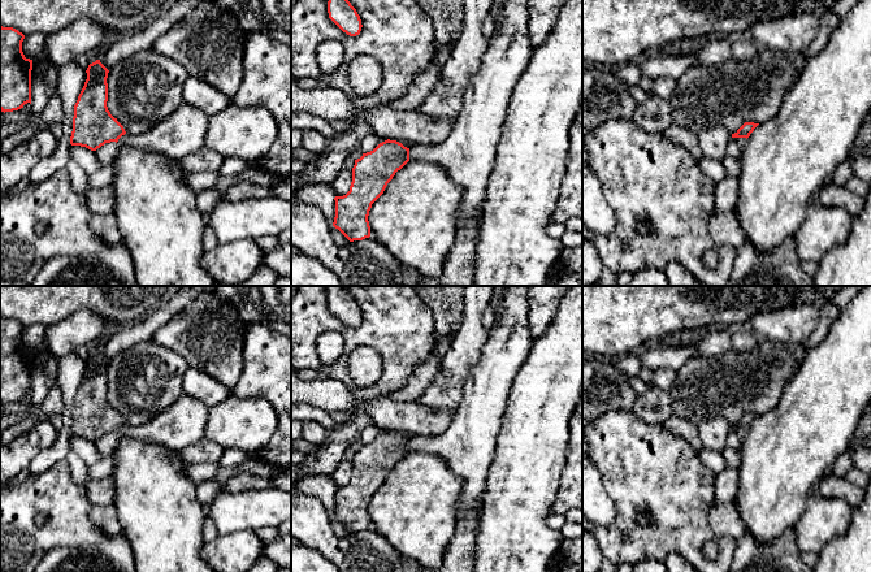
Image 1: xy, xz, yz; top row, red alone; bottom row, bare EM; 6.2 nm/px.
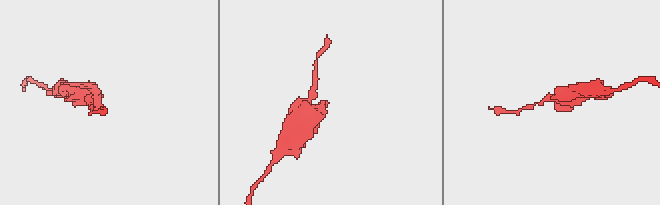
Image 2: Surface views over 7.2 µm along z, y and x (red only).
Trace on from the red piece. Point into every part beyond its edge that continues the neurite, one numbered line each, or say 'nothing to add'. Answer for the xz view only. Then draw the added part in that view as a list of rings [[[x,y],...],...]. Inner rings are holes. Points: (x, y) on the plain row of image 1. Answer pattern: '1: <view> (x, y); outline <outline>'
nothing to add

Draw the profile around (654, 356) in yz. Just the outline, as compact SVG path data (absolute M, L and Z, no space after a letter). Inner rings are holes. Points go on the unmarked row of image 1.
M660 343L649 344L638 351L641 365L653 370L671 368L677 370L689 358L697 354L693 344L680 347L662 346Z

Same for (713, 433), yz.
M722 417L702 420L697 425L697 433L703 448L720 454L727 448L727 437L731 430L732 425Z

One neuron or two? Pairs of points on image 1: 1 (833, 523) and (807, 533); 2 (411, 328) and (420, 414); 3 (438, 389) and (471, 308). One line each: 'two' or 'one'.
1: one
2: two
3: one

